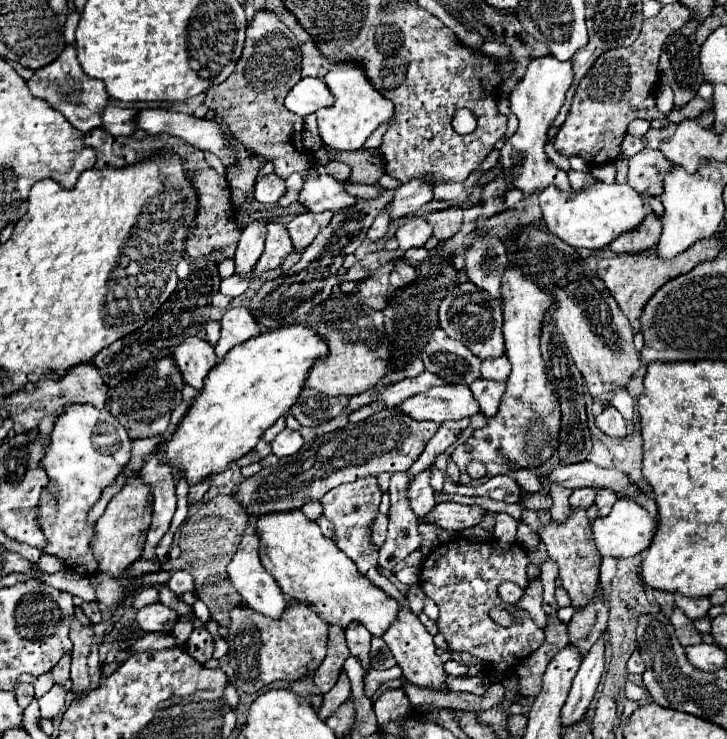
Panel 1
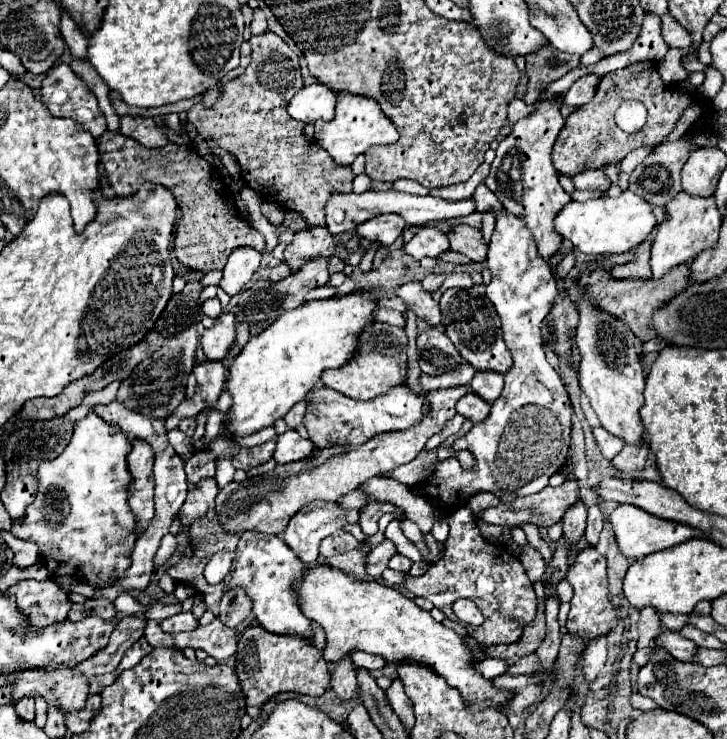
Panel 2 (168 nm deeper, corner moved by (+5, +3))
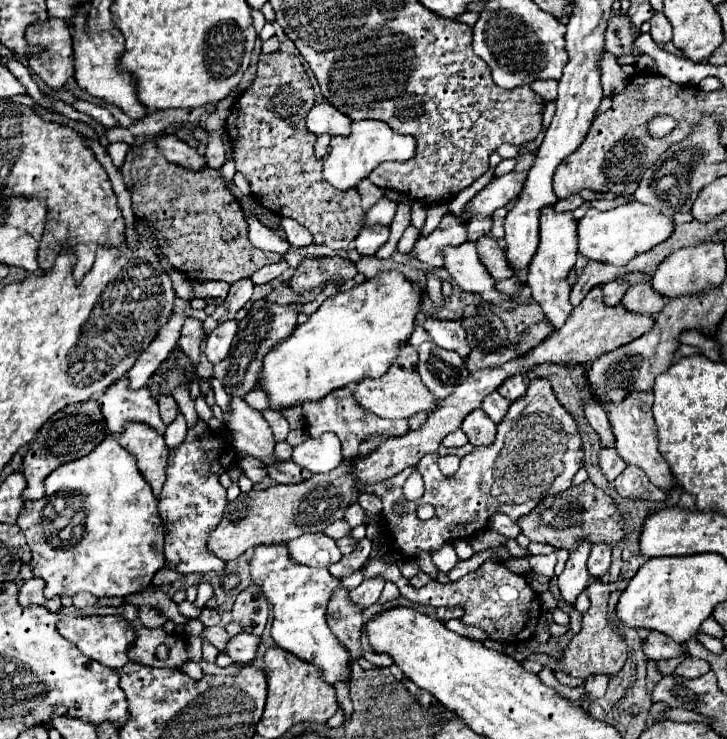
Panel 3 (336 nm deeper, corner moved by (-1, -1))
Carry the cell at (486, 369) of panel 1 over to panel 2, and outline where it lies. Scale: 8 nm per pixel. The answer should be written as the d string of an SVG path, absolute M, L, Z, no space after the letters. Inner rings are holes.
M476 372L472 378L472 392L482 396L486 402L494 402L504 386L504 380L498 372Z

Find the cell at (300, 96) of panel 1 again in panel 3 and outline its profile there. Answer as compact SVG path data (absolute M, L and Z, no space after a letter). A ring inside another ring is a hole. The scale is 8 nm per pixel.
M328 102L316 104L306 116L308 130L316 136L330 134L330 136L348 136L352 120L346 118L342 112L332 108Z

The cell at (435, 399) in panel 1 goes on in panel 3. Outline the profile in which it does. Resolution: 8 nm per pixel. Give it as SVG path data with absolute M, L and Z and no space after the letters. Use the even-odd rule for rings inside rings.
M338 388L338 392L330 392L330 396L324 396L322 400L318 400L318 404L310 402L310 404L302 404L304 410L304 430L316 438L322 436L324 432L334 432L340 442L342 442L342 456L346 460L350 460L356 452L358 446L374 434L384 434L384 436L404 436L410 428L408 428L408 420L384 420L378 418L374 414L370 414L368 410L364 410L362 406L358 406L358 402L352 396L350 388Z

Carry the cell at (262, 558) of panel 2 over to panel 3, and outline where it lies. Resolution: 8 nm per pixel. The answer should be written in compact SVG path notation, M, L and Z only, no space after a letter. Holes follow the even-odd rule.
M286 544L256 546L250 572L254 584L262 588L264 596L274 608L272 638L276 646L292 652L308 664L318 666L326 684L334 686L336 682L348 682L352 678L350 656L326 624L326 604L332 592L338 588L338 580L330 576L326 568L310 568L294 562Z

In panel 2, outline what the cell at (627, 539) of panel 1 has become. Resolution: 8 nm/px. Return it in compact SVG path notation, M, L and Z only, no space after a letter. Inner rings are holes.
M620 504L608 518L612 530L614 530L614 536L616 536L616 544L620 548L620 552L626 556L626 558L642 558L642 556L648 556L652 552L658 552L658 550L664 550L664 548L670 548L670 546L676 546L684 540L690 540L690 538L696 538L696 536L702 536L706 538L702 532L694 530L694 528L686 528L684 524L676 524L676 522L668 522L664 518L658 518L658 516L652 516L636 506L630 506L630 504Z

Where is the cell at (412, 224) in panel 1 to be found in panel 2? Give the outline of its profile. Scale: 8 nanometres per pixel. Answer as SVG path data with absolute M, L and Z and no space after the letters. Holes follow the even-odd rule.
M424 226L408 244L404 244L404 250L412 258L420 260L424 256L436 258L440 252L446 252L450 248L448 248L448 238L444 232L440 232L436 226Z

